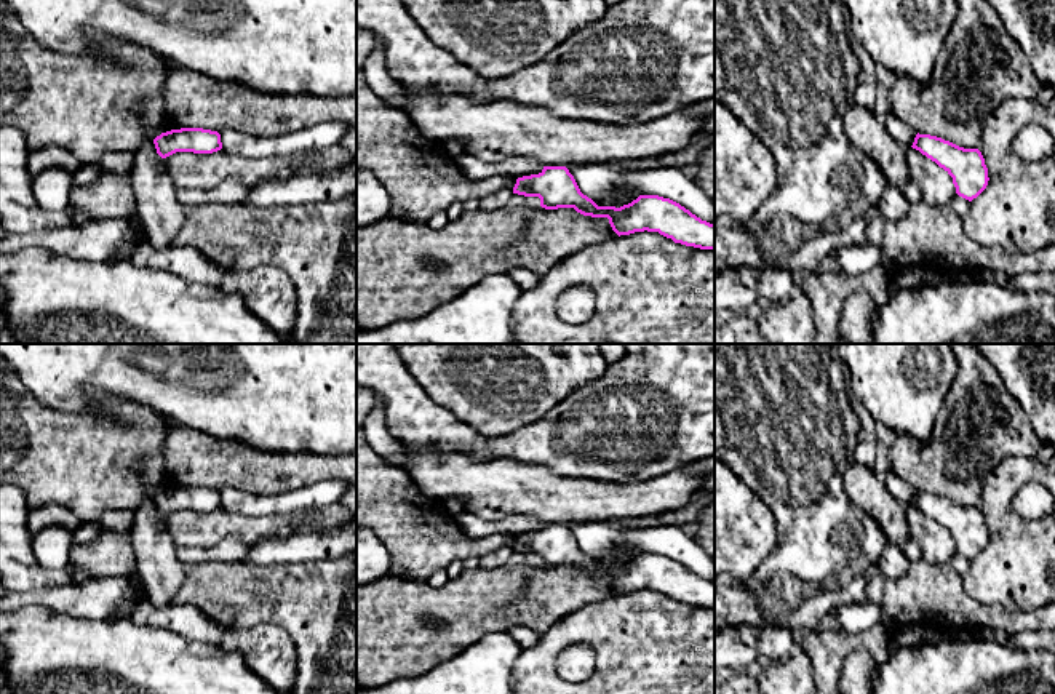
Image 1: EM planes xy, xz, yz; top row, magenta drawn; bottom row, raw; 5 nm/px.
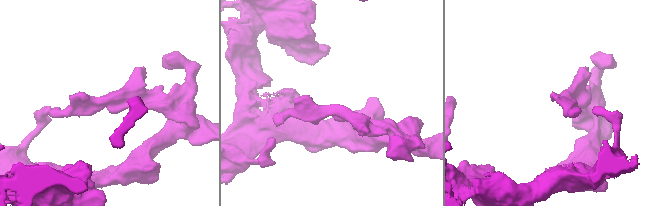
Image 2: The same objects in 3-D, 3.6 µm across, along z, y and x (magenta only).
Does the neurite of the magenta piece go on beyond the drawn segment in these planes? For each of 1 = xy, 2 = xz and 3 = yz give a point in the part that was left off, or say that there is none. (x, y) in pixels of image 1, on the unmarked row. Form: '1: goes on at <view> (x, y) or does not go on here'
1: does not go on here
2: does not go on here
3: does not go on here

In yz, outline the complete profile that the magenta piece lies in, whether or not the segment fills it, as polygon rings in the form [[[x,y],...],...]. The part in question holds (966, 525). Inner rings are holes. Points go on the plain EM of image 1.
[[[919,491],[911,505],[953,536],[959,555],[972,560],[986,547],[988,526],[978,507],[964,507],[942,496]]]

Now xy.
[[[181,486],[153,497],[157,512],[166,517],[176,510],[213,512],[222,507],[221,493],[203,486]]]

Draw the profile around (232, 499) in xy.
[[[324,480],[312,486],[272,496],[254,496],[230,486],[222,488],[222,509],[248,517],[270,517],[273,513],[291,513],[342,502],[350,488],[348,481]]]

